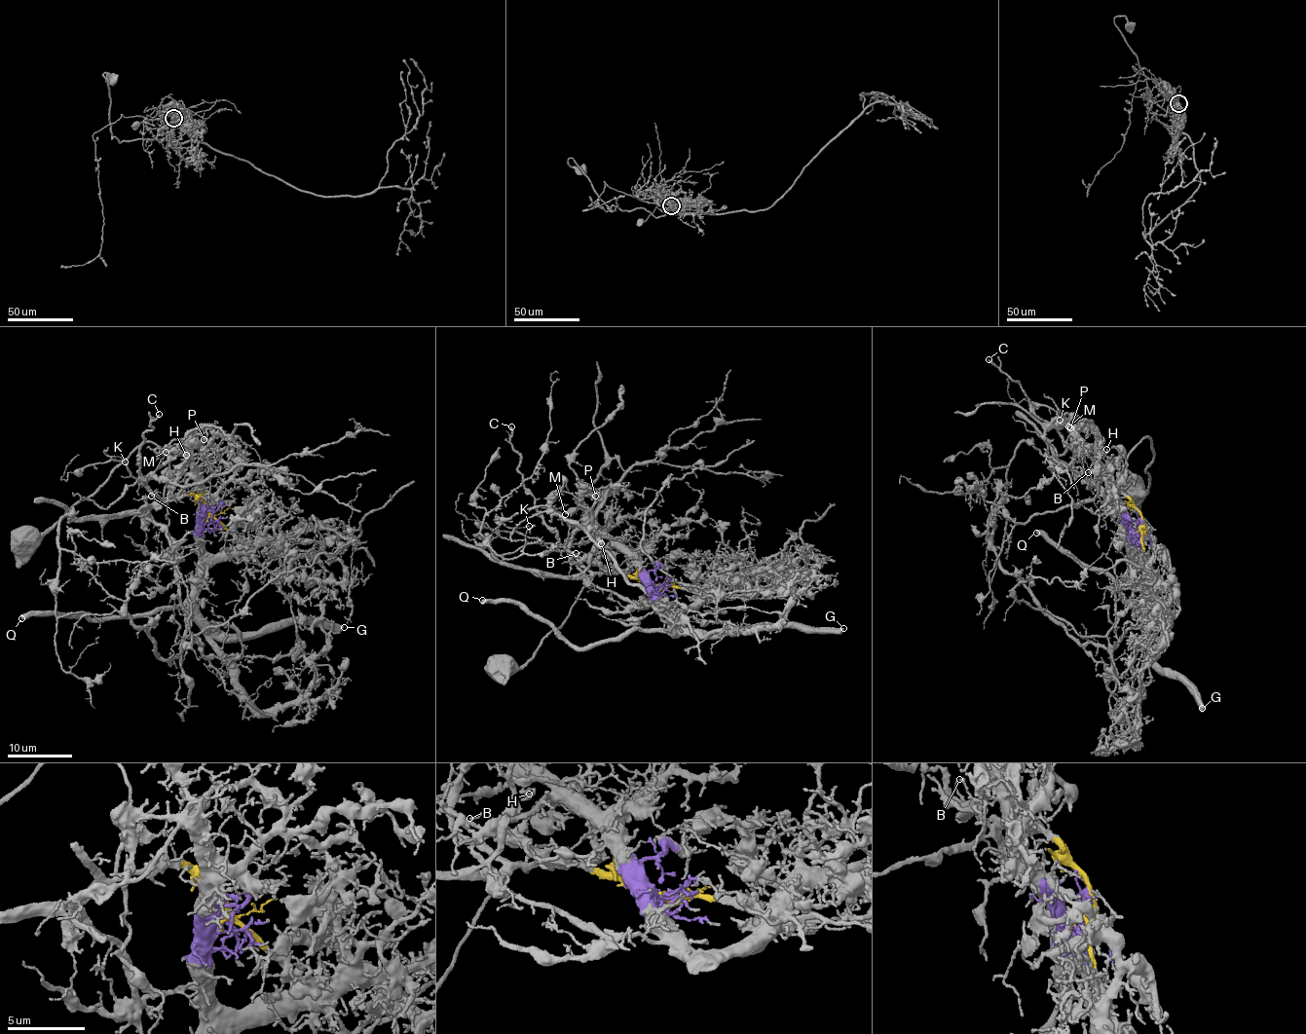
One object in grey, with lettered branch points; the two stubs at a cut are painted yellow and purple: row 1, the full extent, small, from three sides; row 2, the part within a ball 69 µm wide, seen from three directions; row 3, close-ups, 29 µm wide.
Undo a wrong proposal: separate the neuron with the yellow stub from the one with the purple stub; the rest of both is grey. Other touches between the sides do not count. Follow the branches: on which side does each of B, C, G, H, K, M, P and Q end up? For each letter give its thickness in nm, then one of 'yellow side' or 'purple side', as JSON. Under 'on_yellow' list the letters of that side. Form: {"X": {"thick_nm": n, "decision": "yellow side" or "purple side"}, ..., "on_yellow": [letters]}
{"B": {"thick_nm": 130, "decision": "purple side"}, "C": {"thick_nm": 200, "decision": "yellow side"}, "G": {"thick_nm": 480, "decision": "purple side"}, "H": {"thick_nm": 130, "decision": "purple side"}, "K": {"thick_nm": 110, "decision": "yellow side"}, "M": {"thick_nm": 240, "decision": "purple side"}, "P": {"thick_nm": 130, "decision": "purple side"}, "Q": {"thick_nm": 550, "decision": "purple side"}, "on_yellow": ["C", "K"]}

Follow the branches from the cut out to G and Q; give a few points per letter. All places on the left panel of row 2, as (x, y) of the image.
G: (206, 508), (201, 525), (198, 611), (221, 633), (280, 629), (290, 624), (307, 621), (330, 621), (344, 626)
Q: (206, 508), (201, 525), (200, 586), (183, 605), (123, 617), (89, 620), (54, 611), (21, 617)

